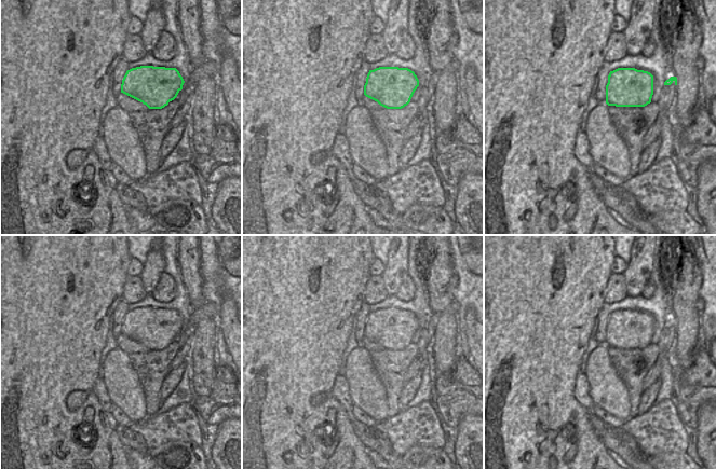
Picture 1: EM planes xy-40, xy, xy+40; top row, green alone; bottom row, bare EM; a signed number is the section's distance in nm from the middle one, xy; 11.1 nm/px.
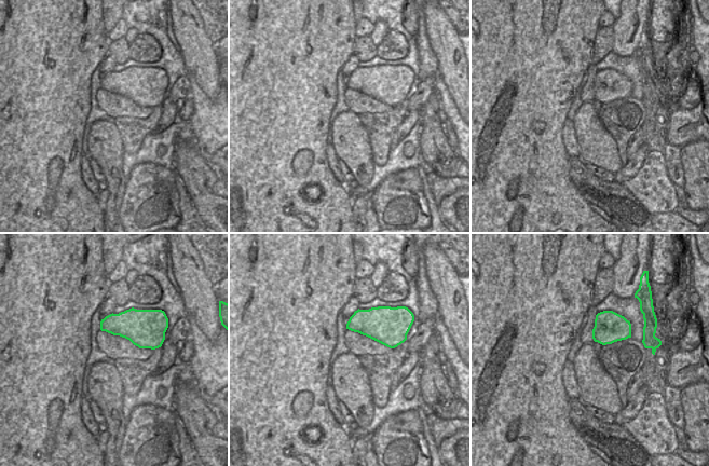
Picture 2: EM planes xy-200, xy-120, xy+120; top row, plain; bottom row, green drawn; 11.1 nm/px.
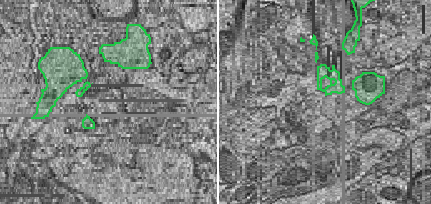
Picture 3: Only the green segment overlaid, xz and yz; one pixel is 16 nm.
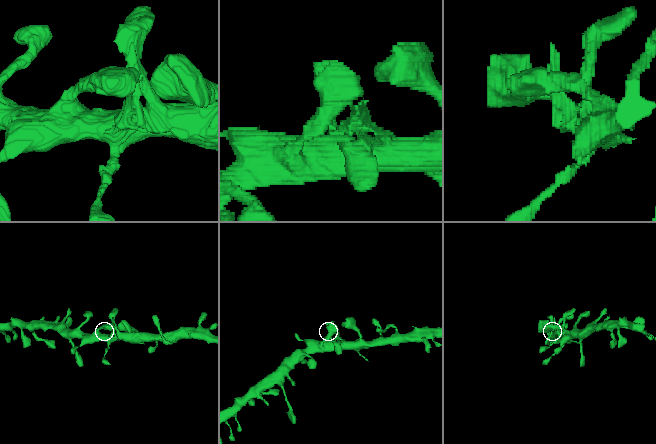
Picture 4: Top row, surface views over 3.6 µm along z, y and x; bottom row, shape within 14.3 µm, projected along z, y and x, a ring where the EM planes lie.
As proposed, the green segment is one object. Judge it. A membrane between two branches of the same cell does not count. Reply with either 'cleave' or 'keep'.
keep

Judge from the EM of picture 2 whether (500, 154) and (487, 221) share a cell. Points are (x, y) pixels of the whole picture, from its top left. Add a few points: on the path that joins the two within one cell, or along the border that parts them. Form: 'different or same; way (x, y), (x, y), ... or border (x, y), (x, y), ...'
same; way (489, 170), (487, 205)

